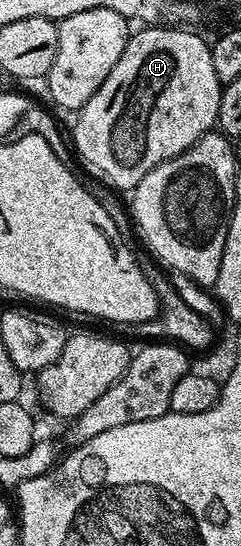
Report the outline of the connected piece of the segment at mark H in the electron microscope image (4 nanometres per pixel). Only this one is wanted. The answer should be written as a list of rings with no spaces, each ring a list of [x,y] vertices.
[[[140,27],[128,38],[122,59],[106,75],[102,87],[75,114],[76,126],[70,135],[75,156],[92,177],[109,190],[131,191],[154,167],[182,155],[198,138],[213,132],[218,125],[222,83],[214,71],[211,44],[188,27]]]

